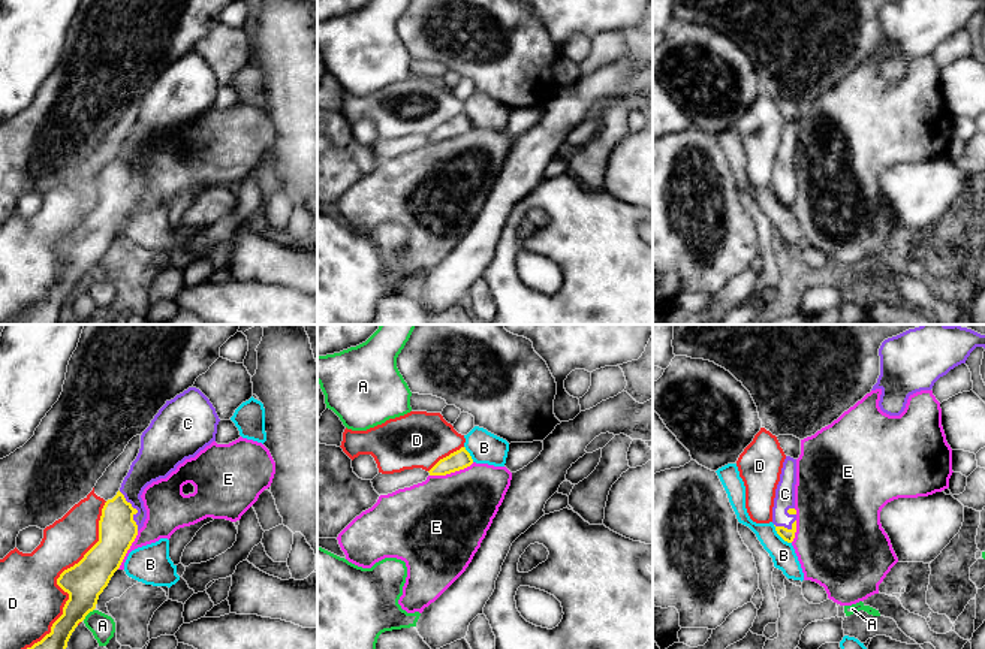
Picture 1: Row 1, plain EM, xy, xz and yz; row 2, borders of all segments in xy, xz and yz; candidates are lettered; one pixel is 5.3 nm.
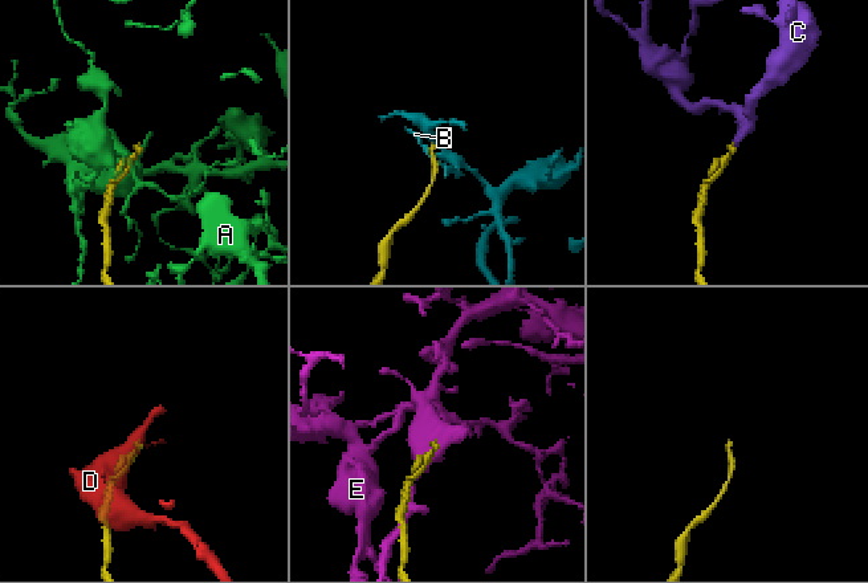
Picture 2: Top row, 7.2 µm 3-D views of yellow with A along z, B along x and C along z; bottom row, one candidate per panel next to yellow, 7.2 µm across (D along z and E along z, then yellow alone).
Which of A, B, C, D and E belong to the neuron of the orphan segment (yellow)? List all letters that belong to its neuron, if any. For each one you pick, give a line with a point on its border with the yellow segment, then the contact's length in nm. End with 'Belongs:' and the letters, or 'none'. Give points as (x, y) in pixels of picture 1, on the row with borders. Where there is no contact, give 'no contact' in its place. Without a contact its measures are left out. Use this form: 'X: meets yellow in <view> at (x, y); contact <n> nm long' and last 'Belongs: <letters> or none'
C: meets yellow in xy at (136, 510); contact 240 nm long
Belongs: C

